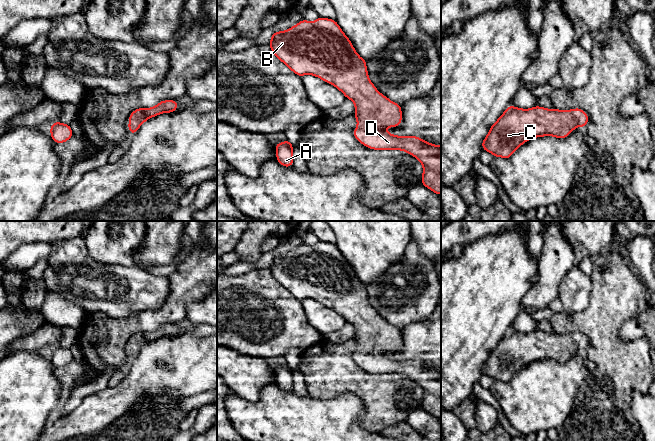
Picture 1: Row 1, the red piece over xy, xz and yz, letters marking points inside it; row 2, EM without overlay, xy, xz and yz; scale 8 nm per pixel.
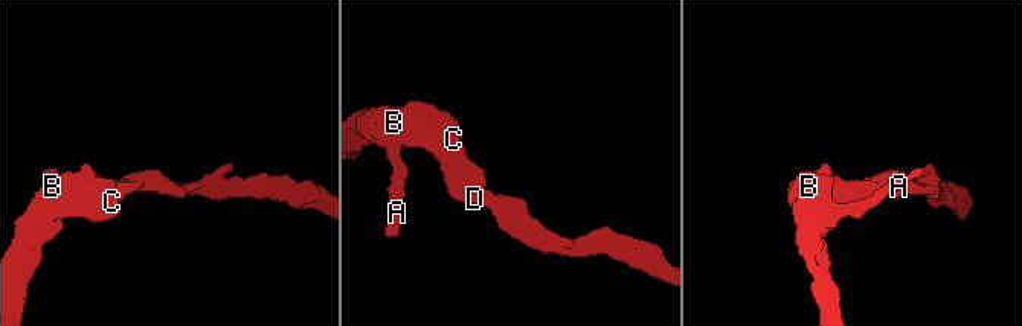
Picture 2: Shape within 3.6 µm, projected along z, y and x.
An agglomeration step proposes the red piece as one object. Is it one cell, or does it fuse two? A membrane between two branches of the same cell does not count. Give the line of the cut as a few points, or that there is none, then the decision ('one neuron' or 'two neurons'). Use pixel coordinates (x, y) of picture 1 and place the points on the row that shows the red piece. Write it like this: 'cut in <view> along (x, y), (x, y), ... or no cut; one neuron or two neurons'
no cut; one neuron

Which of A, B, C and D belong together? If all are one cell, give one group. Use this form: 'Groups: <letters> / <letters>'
Groups: A B C D

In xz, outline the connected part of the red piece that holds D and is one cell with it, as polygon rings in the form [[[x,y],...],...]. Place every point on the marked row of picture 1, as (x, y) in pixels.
[[[319,17],[314,22],[310,22],[303,19],[286,31],[273,32],[269,46],[274,55],[299,77],[314,75],[335,86],[345,95],[346,99],[354,102],[355,113],[353,116],[357,119],[357,127],[354,129],[353,134],[357,141],[370,149],[402,150],[414,156],[423,165],[421,184],[437,195],[441,194],[441,146],[428,143],[417,136],[392,135],[383,129],[384,127],[398,127],[401,124],[401,105],[392,102],[376,89],[368,77],[367,61],[358,55],[351,41],[335,20]]]

